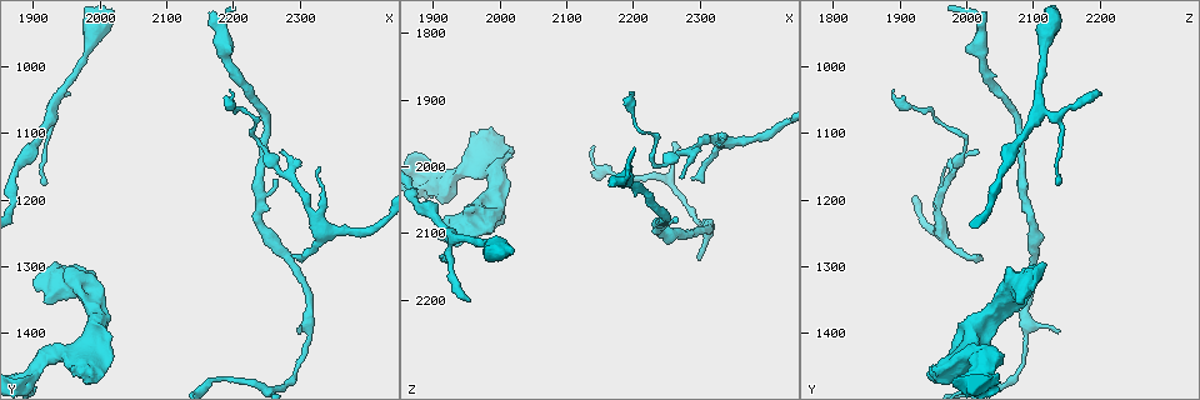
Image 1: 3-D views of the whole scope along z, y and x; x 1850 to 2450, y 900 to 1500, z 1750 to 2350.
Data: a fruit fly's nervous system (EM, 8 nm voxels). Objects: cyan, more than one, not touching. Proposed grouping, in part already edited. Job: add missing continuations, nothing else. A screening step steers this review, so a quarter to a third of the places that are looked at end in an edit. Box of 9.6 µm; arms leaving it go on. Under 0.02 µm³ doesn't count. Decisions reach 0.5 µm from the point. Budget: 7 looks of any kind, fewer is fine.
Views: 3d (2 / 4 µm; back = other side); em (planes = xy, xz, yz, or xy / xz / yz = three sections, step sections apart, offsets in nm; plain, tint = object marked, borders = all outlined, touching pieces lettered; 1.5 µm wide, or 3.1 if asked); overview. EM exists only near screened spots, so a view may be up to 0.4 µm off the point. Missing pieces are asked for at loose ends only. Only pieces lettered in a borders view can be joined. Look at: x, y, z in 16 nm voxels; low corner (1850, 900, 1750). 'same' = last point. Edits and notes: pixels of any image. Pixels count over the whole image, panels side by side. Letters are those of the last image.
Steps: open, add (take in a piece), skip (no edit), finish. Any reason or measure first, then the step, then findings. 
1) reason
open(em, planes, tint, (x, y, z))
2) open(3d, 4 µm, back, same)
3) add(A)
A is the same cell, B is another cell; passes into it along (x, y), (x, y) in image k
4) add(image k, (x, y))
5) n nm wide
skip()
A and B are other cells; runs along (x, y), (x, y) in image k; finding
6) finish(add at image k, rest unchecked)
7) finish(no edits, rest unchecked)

an open end
open(3d, 4 µm, (2300, 1400, 2140))

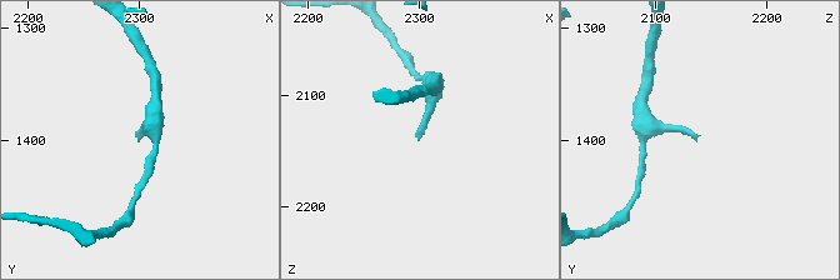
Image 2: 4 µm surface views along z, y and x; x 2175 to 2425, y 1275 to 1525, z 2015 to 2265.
need the tissue
open(em, yz, step 8, borders, (2300, 1402, 2136))

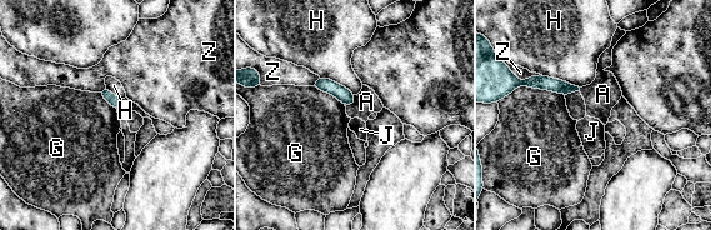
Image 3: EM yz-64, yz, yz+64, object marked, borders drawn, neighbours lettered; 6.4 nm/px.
cut it another way
open(em, planes, borders, same)

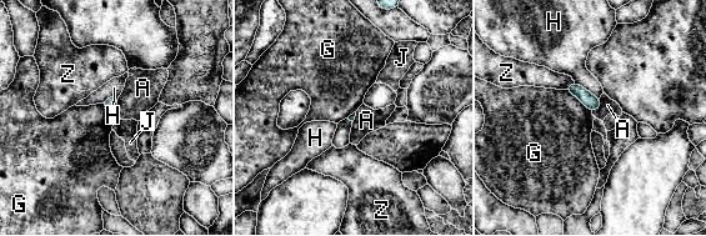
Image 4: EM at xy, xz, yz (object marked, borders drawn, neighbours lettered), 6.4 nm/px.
skip()
A, G, H, J and Z are other cells; border along (119, 98), (119, 105), (111, 114) in image 4; none of them fits

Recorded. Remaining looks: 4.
tapers out
open(em, yz, step 4, borders, (2200, 1035, 1890))

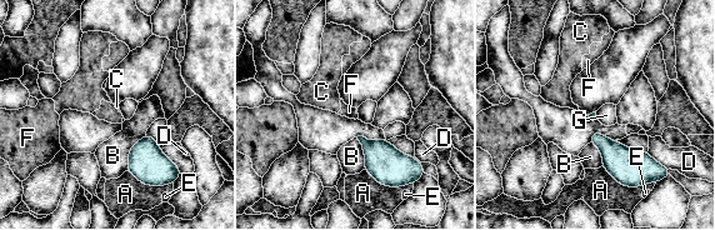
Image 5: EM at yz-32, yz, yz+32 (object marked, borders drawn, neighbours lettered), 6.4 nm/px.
cut it another way
open(em, planes, borders, same)

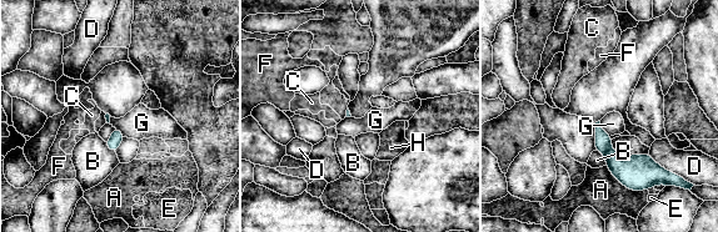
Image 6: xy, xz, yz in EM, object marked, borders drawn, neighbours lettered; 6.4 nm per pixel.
skip()
A, B, C, D, E, F, G and H are other cells; none of them fits

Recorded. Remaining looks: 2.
stops while still wide
open(em, 3.1 µm, xz, step 8, borders, (1990, 1465, 1945))

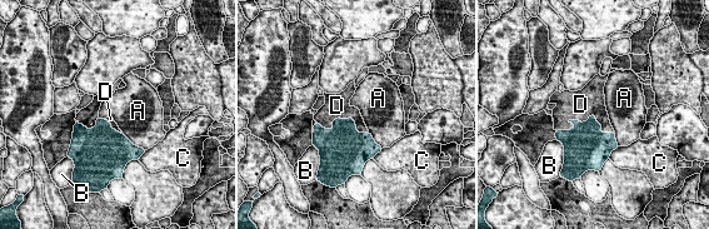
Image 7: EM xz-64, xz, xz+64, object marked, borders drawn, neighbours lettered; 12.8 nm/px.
D touches over 750 nm
add(D)
D is the same cell, A, B and C are other cells; it goes on there

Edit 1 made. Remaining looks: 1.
finish(add at image 7, rest unchecked)

